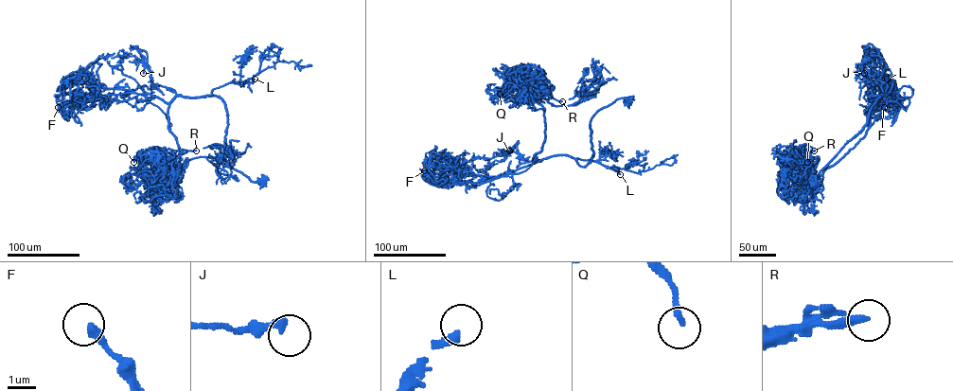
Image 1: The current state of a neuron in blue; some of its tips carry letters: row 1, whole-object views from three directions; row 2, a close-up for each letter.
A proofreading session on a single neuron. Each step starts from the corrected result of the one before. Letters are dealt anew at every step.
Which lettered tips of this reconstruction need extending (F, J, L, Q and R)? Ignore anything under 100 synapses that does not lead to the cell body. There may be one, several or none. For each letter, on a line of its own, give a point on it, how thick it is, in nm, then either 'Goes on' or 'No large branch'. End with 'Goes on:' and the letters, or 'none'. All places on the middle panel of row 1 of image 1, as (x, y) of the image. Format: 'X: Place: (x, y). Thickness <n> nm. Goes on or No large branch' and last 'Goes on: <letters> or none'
F: Place: (424, 170). Thickness 400 nm. No large branch
J: Place: (509, 151). Thickness 240 nm. No large branch
L: Place: (620, 174). Thickness 260 nm. Goes on
Q: Place: (500, 94). Thickness 180 nm. Goes on
R: Place: (562, 101). Thickness 240 nm. No large branch
Goes on: L, Q

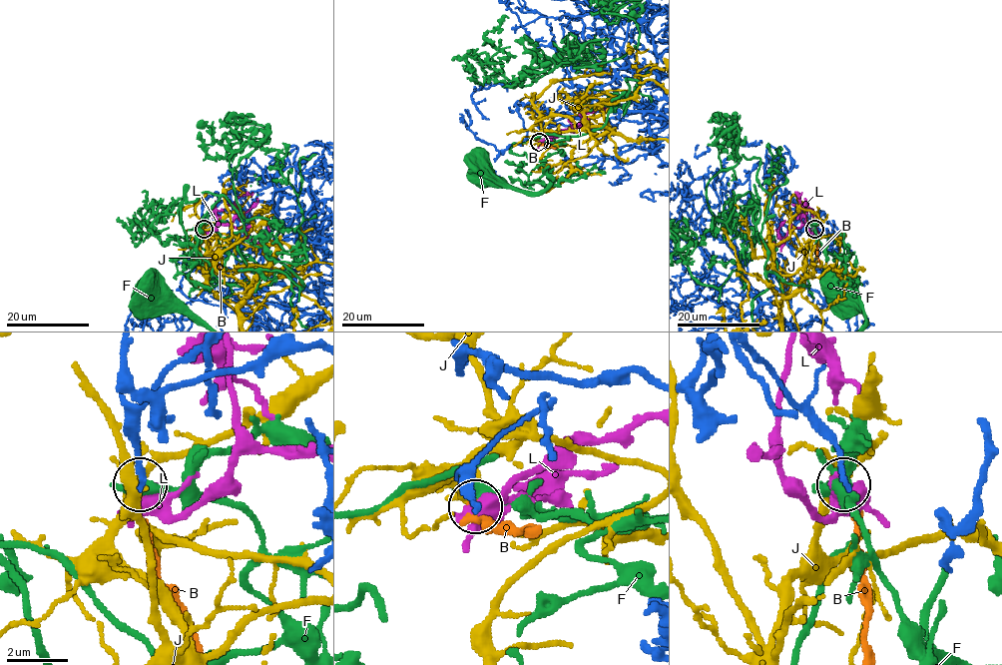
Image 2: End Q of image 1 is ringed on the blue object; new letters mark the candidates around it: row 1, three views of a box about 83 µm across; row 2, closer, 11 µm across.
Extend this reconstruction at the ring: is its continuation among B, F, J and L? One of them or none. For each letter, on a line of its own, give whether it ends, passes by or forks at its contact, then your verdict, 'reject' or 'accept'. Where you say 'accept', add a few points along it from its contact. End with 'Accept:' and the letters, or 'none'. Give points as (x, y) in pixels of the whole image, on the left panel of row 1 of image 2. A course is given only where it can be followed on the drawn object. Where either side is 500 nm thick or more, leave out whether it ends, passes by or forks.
B: it ends | accept
F: reject
J: it forks | reject
L: it forks | reject
Accept: B

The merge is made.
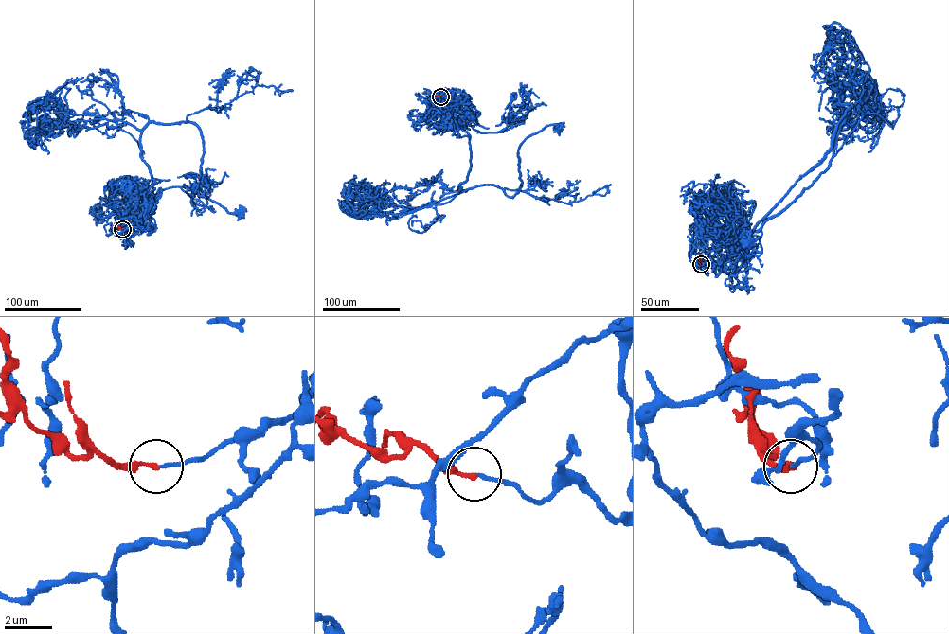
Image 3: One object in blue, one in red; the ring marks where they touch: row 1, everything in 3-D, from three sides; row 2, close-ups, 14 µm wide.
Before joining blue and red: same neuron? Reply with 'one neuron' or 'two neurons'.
one neuron

